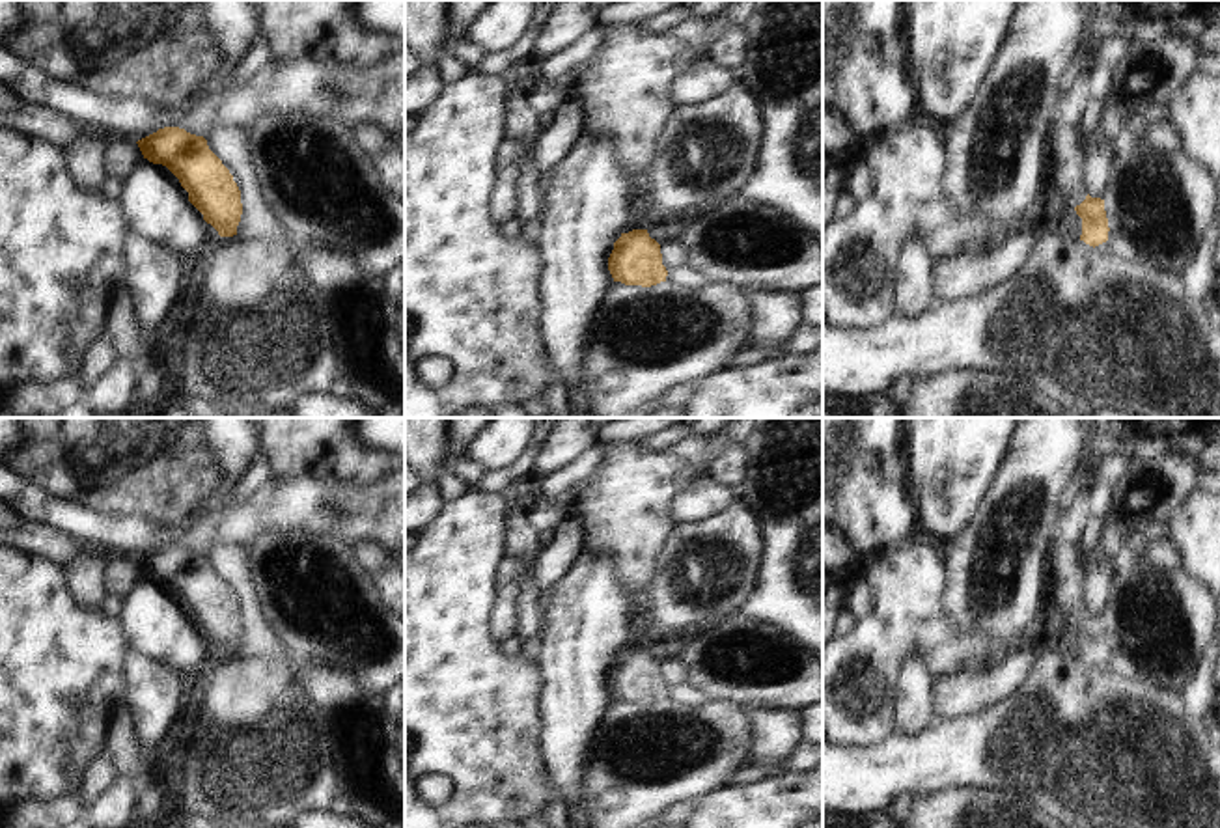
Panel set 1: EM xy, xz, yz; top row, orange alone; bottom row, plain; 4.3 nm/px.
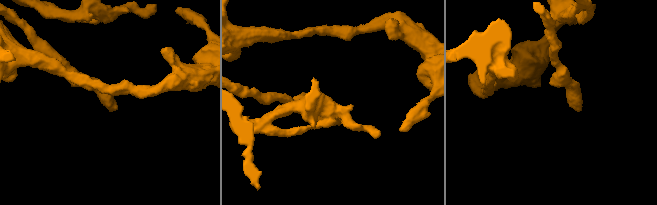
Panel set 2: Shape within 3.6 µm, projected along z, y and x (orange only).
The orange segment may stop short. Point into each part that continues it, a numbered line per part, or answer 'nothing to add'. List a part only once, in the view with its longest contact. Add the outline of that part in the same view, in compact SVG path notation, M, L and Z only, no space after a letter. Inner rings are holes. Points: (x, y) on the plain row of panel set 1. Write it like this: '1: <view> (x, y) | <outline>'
nothing to add

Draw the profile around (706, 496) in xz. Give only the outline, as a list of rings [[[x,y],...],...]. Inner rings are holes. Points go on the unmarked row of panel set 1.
[[[701,474],[681,490],[672,504],[672,517],[683,524],[698,524],[716,513],[722,513],[729,504],[739,500],[739,489],[720,483],[718,479]]]

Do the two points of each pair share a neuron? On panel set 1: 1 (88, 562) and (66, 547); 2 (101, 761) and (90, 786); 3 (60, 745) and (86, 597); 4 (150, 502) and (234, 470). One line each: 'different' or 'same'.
1: different
2: same
3: different
4: different

